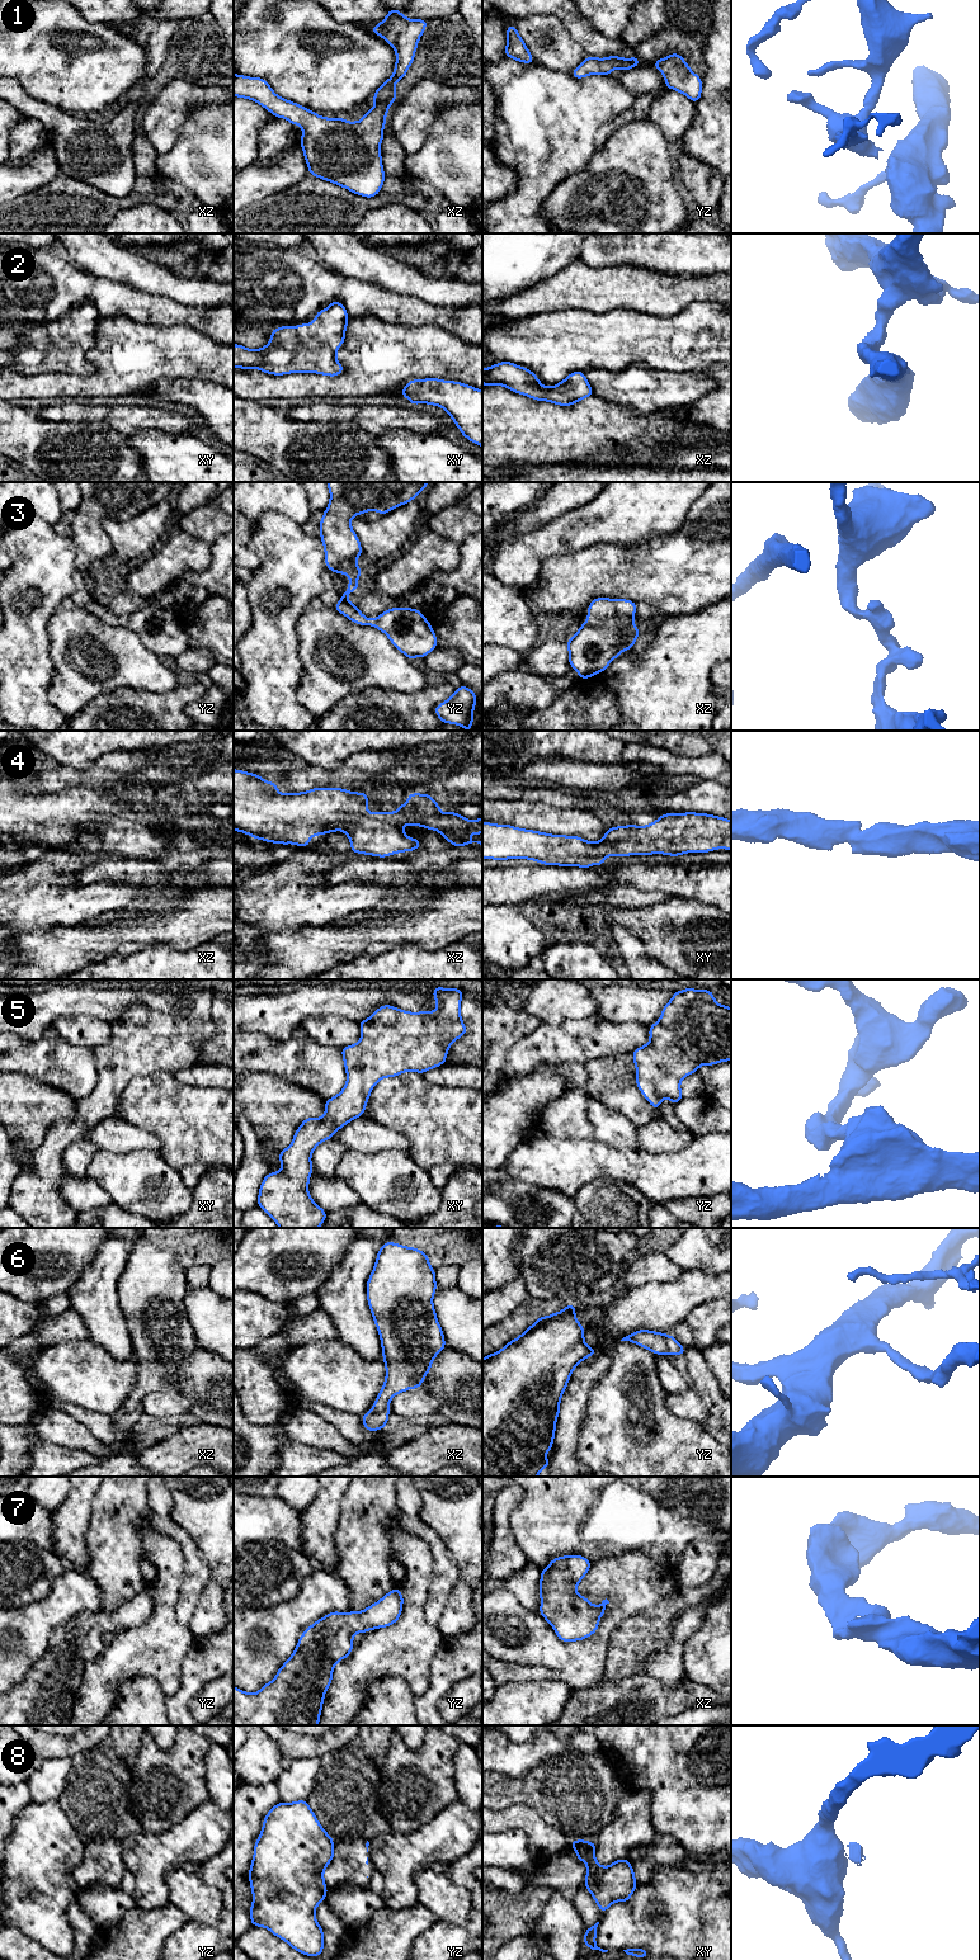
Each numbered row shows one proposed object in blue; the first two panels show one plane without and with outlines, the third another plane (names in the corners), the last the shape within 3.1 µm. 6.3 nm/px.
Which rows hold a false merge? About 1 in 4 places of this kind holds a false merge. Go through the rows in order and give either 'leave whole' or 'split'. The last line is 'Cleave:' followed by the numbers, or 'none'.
1: leave whole
2: leave whole
3: leave whole
4: leave whole
5: leave whole
6: leave whole
7: leave whole
8: split
Cleave: 8

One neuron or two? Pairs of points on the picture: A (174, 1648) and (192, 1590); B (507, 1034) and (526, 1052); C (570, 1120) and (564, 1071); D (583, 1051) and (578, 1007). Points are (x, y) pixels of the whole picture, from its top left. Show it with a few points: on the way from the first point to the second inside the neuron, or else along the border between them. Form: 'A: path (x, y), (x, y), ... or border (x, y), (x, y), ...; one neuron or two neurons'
A: border (178, 1594), (177, 1618), (182, 1623), (188, 1624); two neurons
B: border (540, 1025), (510, 1048), (504, 1071); two neurons
C: path (570, 1108), (571, 1084); one neuron
D: border (597, 1012), (582, 1019), (562, 1020), (550, 1025); two neurons

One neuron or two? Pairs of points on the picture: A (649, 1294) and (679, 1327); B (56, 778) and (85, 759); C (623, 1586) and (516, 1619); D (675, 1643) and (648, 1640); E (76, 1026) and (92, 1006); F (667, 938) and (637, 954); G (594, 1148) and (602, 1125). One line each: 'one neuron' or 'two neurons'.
A: two neurons
B: two neurons
C: one neuron
D: two neurons
E: two neurons
F: two neurons
G: two neurons

